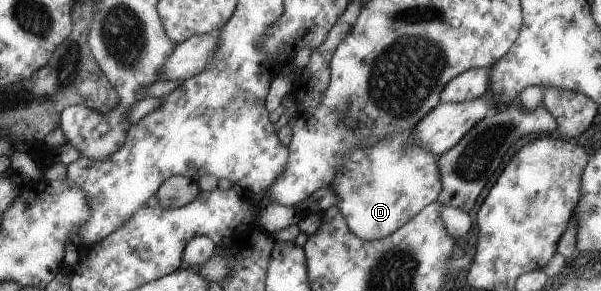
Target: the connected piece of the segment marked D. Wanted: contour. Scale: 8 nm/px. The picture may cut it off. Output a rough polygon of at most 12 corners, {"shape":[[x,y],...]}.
{"shape":[[406,134],[358,147],[331,184],[350,230],[385,238],[441,198]]}

